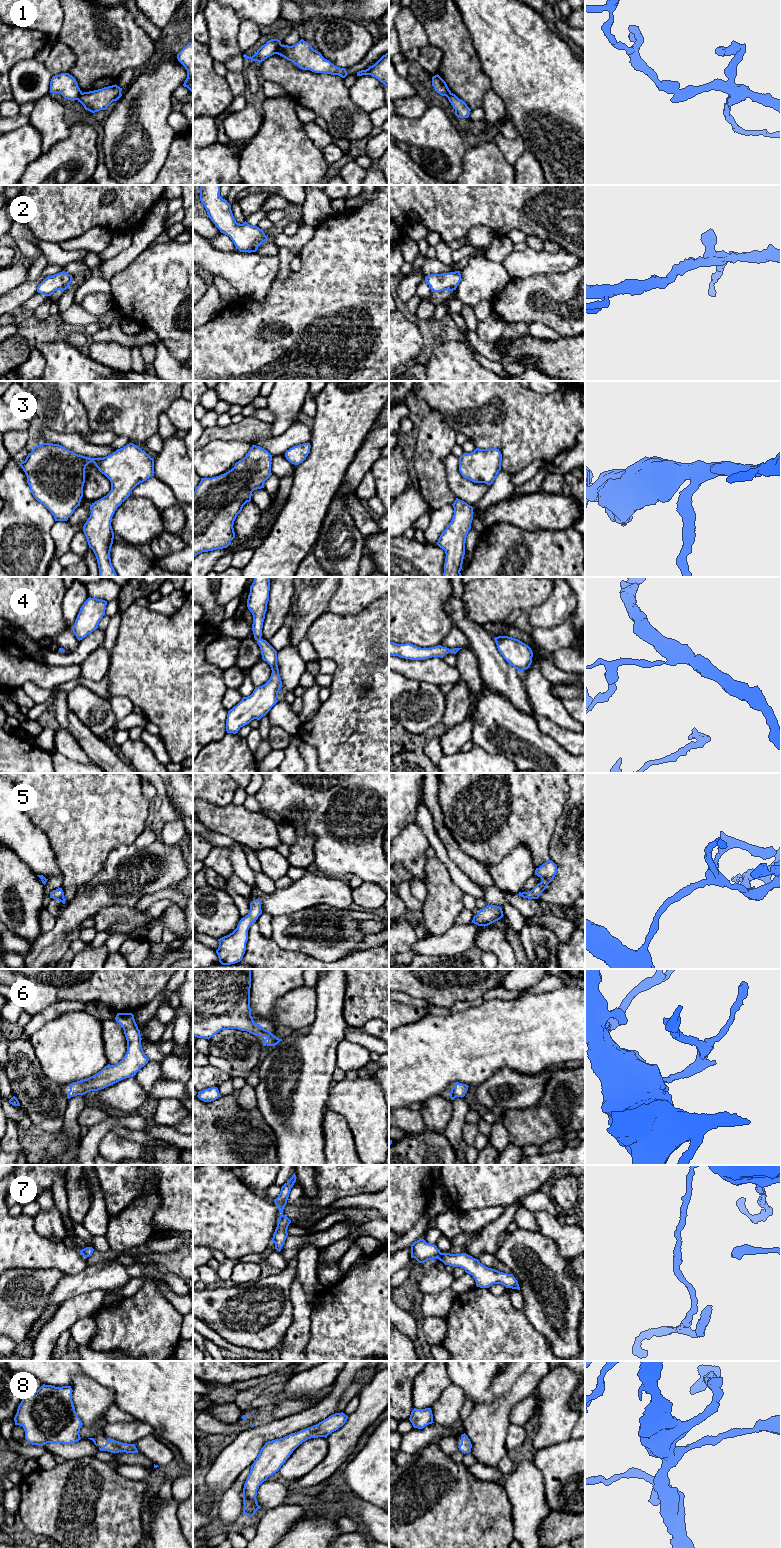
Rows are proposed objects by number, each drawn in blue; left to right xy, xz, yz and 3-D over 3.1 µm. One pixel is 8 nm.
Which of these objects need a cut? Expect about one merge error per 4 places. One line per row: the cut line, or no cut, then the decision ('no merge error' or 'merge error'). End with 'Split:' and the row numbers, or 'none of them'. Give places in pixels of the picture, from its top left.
1: xz (281, 44), (275, 53) | merge error
2: no cut | no merge error
3: no cut | no merge error
4: no cut | no merge error
5: no cut | no merge error
6: no cut | no merge error
7: no cut | no merge error
8: no cut | no merge error
Split: 1

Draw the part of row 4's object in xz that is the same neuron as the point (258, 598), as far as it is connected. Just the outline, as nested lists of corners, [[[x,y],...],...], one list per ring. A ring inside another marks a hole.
[[[254,577],[250,586],[247,607],[253,615],[252,631],[254,638],[260,647],[262,659],[271,667],[271,677],[264,685],[255,687],[250,696],[243,697],[236,706],[228,711],[227,733],[236,734],[241,727],[249,724],[252,720],[260,720],[278,702],[278,692],[282,687],[282,681],[277,665],[277,651],[261,638],[269,591],[269,577]]]

